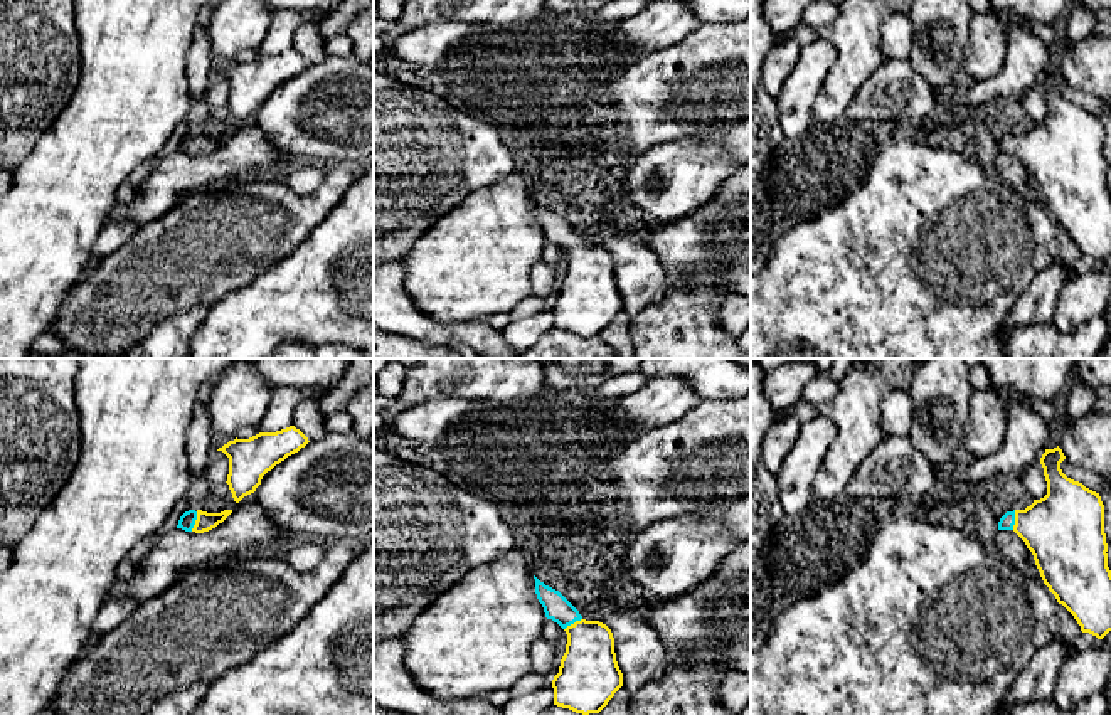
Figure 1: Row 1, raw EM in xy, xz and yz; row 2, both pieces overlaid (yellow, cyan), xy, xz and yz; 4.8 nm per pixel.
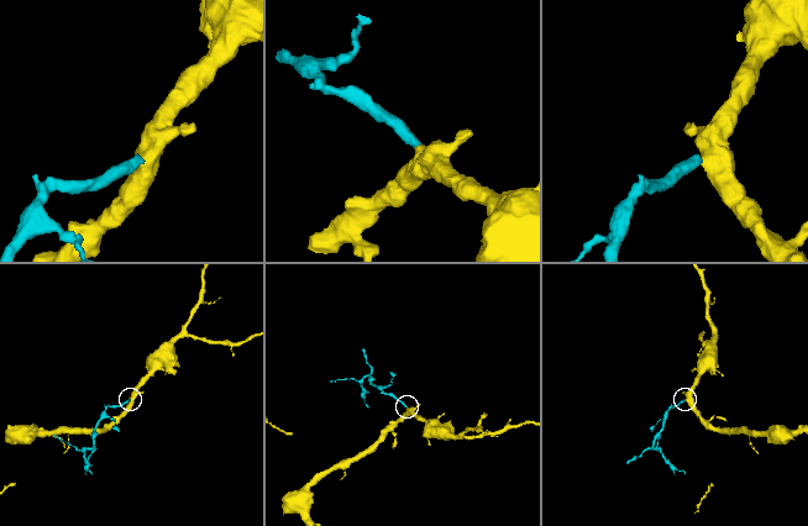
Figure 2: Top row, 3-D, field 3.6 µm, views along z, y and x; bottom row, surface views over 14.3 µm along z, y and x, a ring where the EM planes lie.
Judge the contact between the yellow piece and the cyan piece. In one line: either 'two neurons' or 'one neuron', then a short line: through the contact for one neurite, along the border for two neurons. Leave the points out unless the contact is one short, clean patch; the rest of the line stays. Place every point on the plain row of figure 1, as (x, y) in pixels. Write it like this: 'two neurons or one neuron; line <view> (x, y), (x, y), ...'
one neuron; line xy (204, 145), (196, 145), (187, 143)

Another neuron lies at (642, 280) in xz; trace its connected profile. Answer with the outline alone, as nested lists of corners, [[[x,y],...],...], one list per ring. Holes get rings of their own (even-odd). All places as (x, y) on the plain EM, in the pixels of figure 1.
[[[609,237],[596,244],[606,247],[613,256],[623,310],[630,316],[660,301],[668,291],[667,271],[646,242],[633,237]]]

